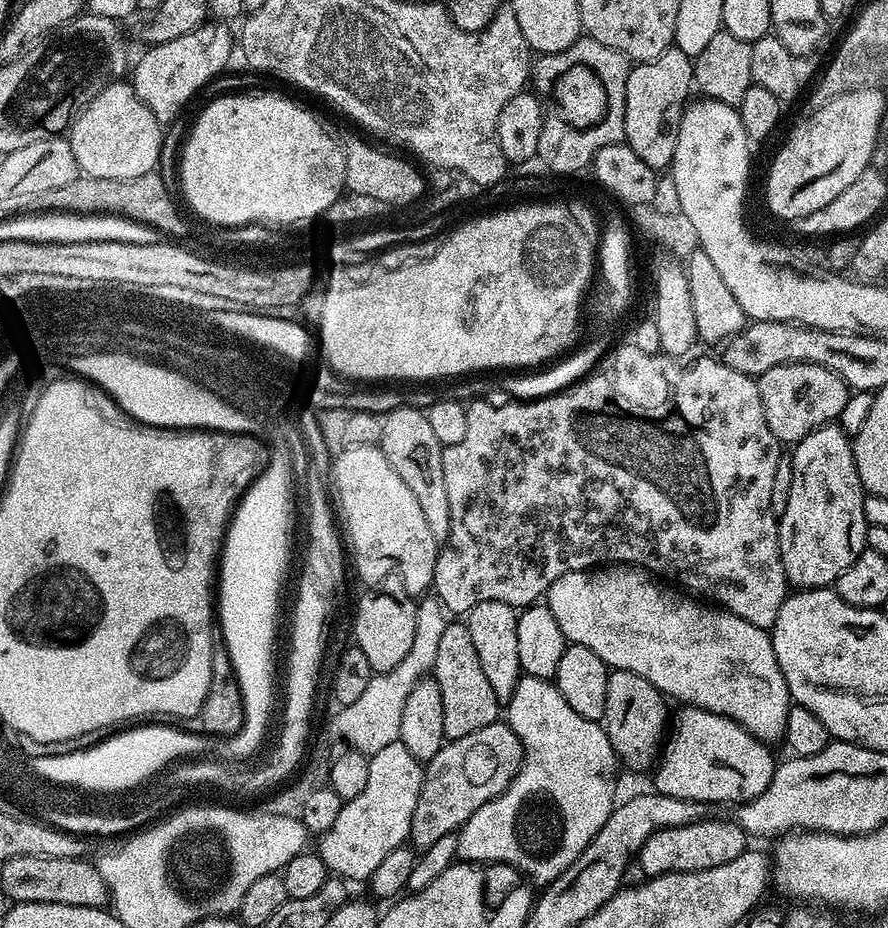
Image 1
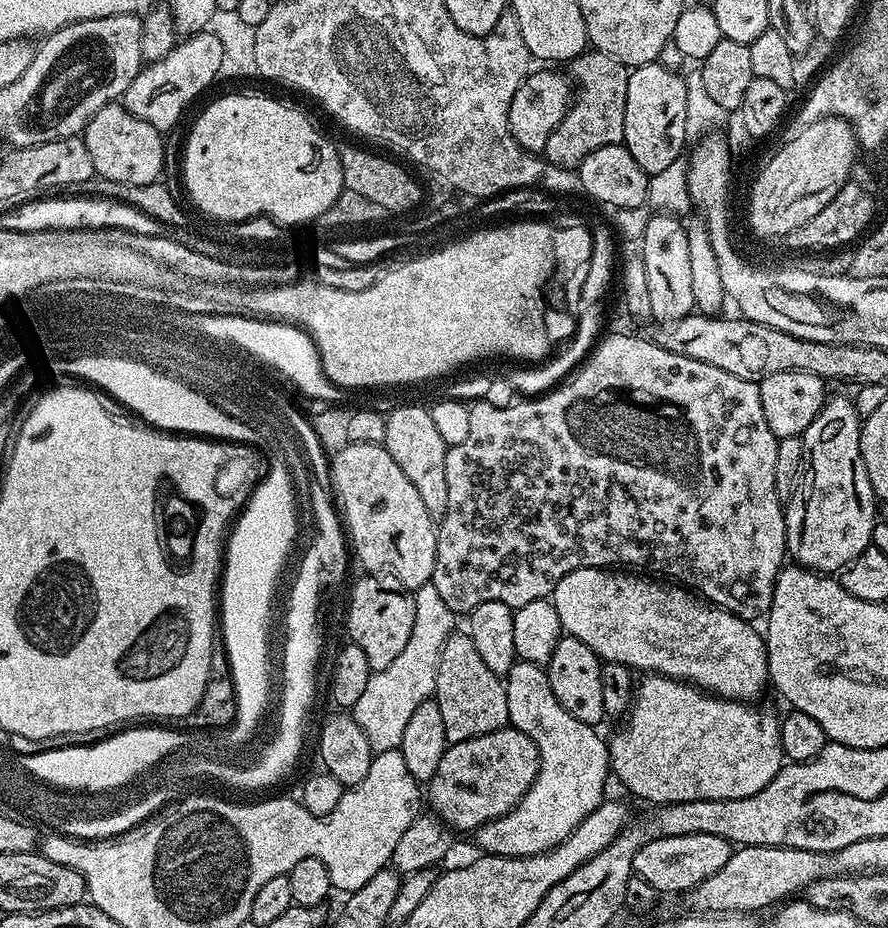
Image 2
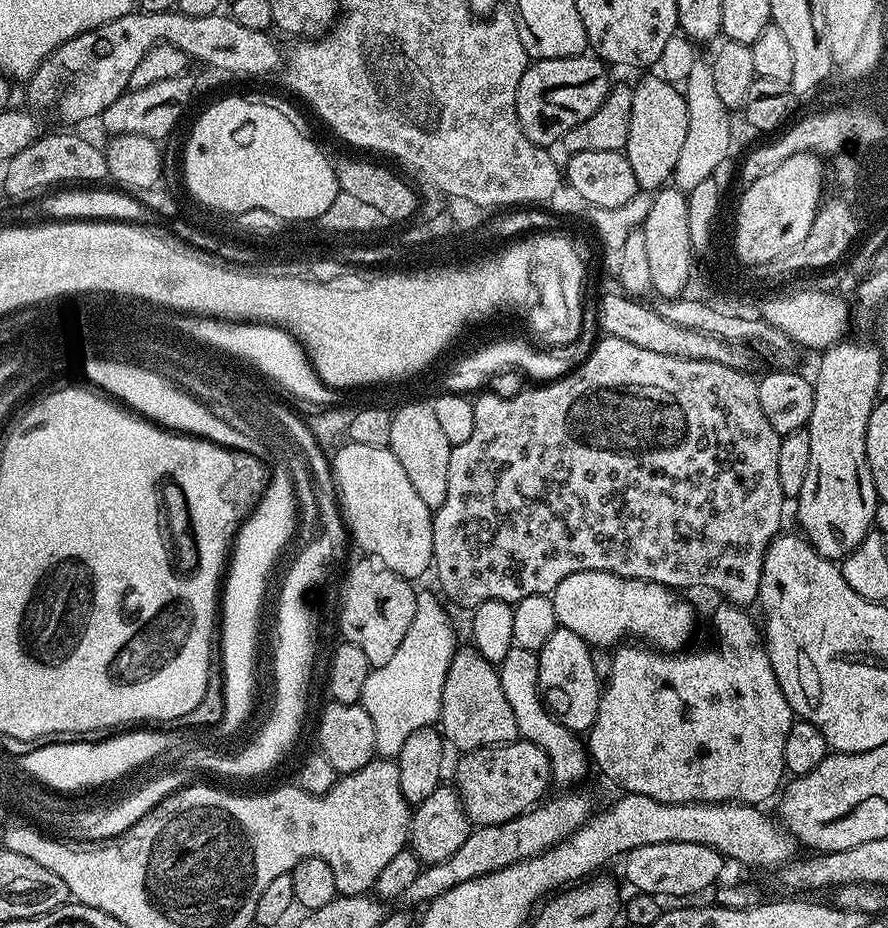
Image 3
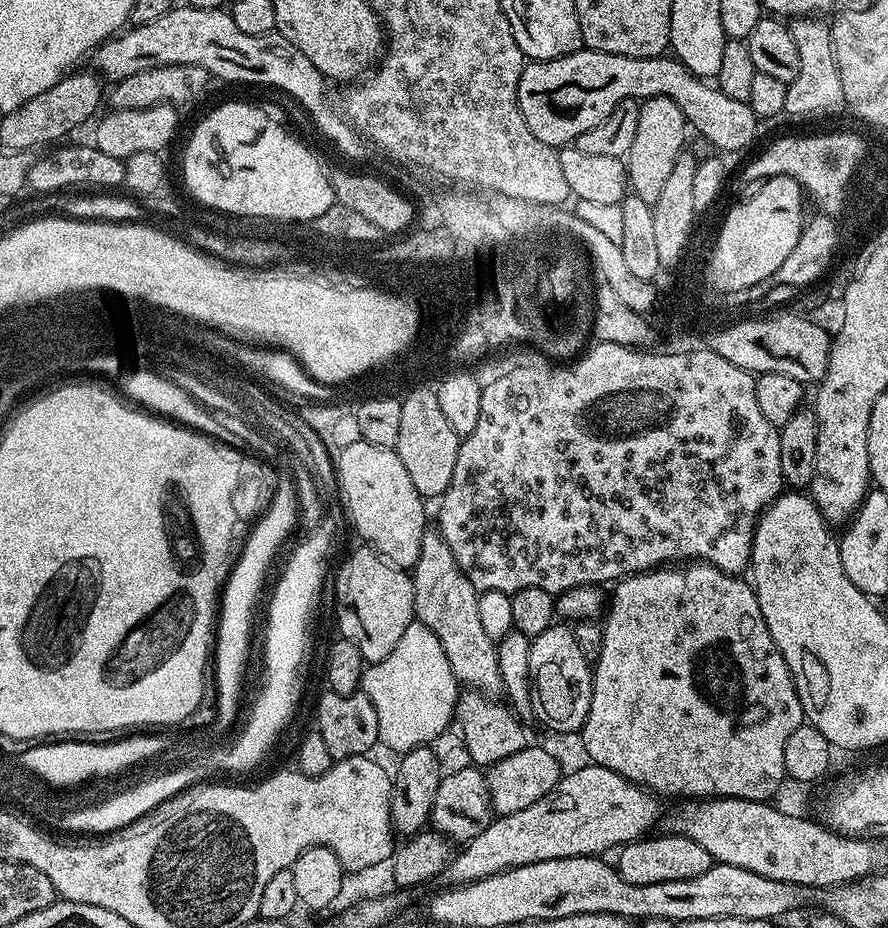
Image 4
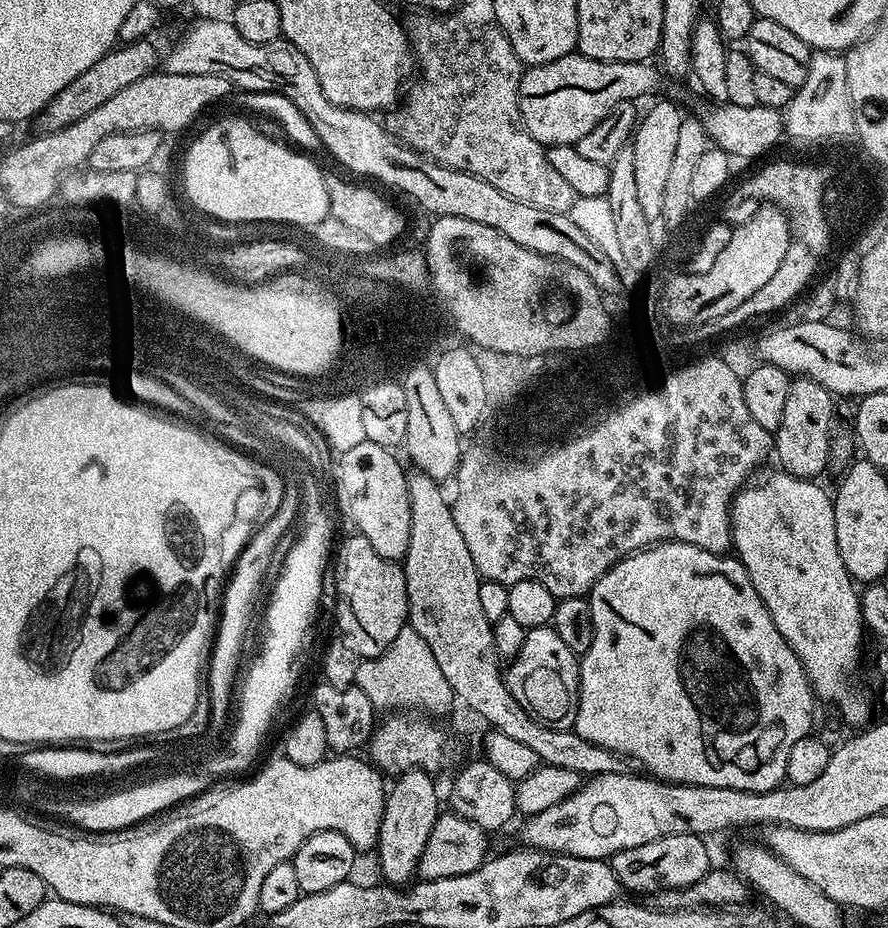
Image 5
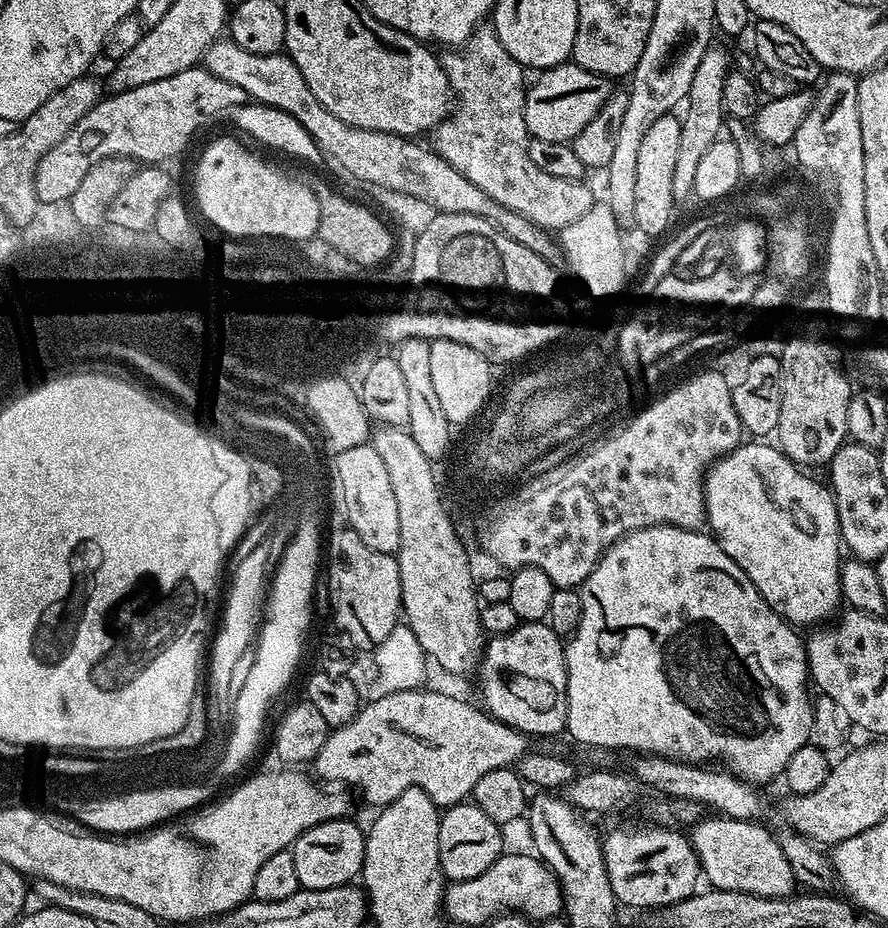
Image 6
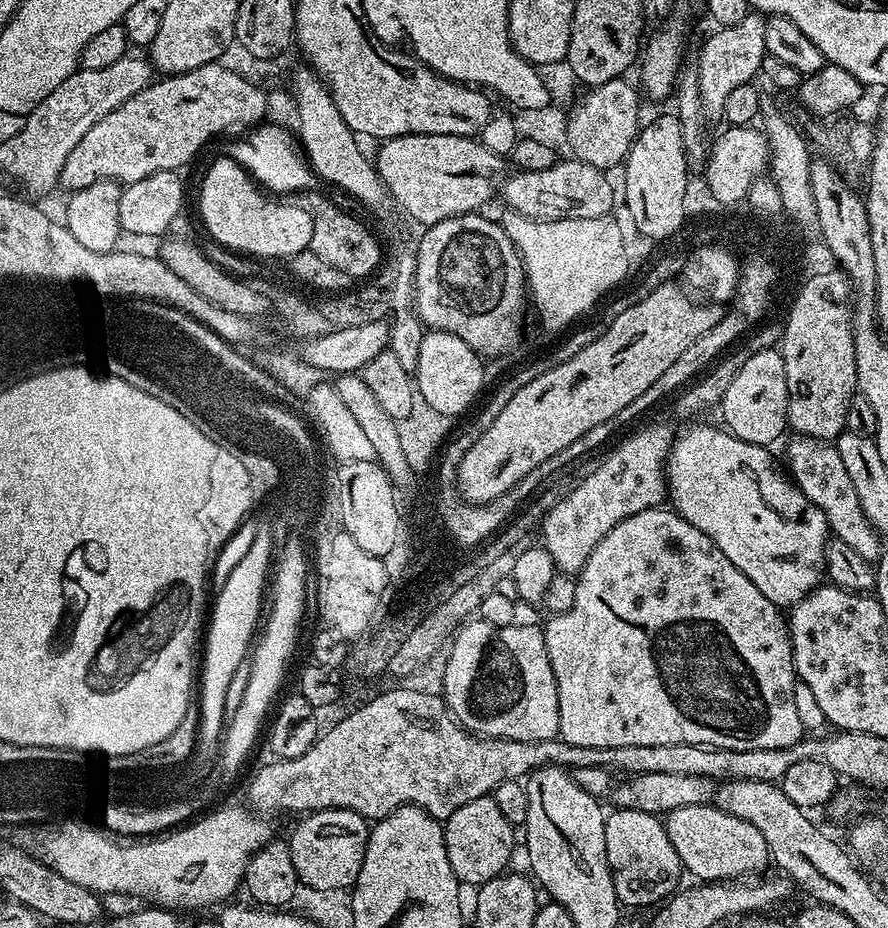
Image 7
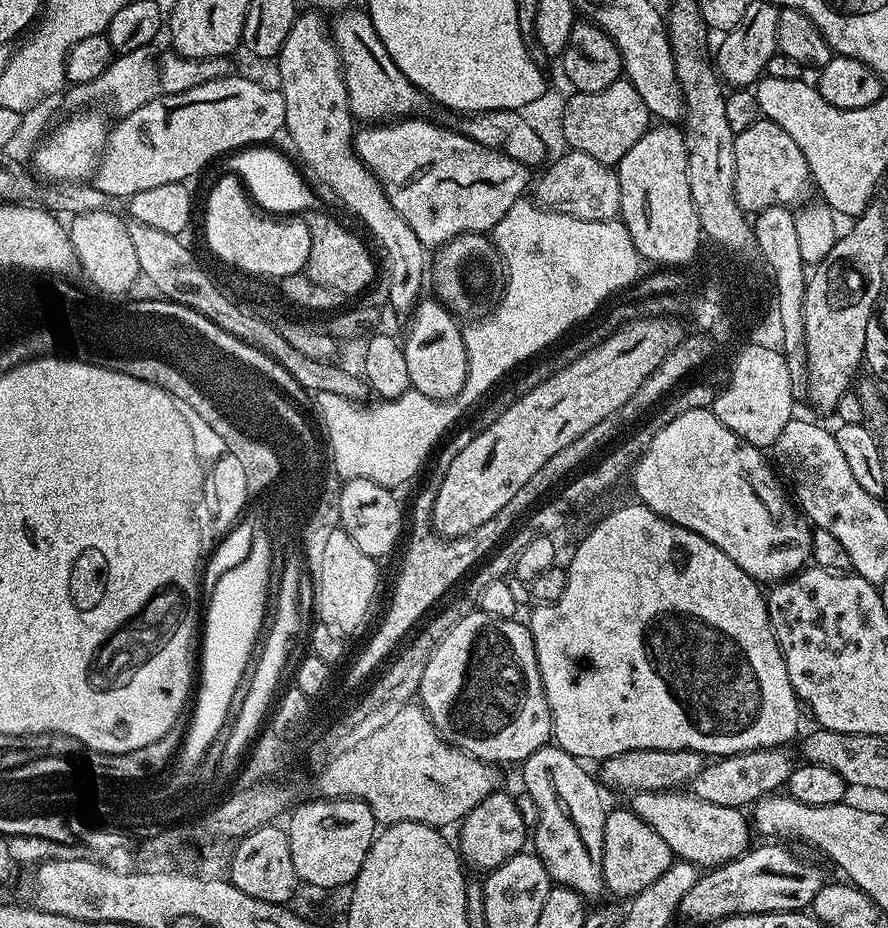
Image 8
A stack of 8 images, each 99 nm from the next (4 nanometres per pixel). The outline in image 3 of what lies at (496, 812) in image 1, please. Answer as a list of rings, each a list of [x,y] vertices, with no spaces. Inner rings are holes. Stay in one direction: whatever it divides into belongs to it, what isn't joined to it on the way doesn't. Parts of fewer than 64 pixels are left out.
[[[515,646],[502,658],[498,666],[502,691],[506,693],[506,702],[510,702],[510,710],[514,710],[514,722],[518,722],[520,736],[525,740],[539,744],[548,755],[552,767],[553,781],[560,786],[576,786],[590,769],[590,757],[582,743],[581,737],[566,726],[562,726],[544,706],[540,699],[536,675],[538,674],[537,653]]]

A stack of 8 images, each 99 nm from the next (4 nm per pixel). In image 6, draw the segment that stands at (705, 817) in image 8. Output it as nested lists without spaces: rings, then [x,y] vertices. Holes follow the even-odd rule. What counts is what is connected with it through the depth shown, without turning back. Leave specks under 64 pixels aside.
[[[702,818],[690,829],[692,849],[700,860],[700,871],[705,881],[709,880],[713,889],[721,892],[741,892],[755,896],[790,896],[797,891],[798,885],[794,870],[790,870],[790,862],[786,862],[786,854],[782,854],[782,846],[775,835],[771,836],[760,822],[750,820],[730,820],[727,818]]]

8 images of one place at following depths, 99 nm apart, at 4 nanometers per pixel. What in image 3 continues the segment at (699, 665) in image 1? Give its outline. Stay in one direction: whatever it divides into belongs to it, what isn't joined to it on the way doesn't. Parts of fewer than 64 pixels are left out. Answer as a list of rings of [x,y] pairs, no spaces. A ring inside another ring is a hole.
[[[586,570],[578,574],[570,574],[558,582],[558,586],[550,594],[554,614],[559,627],[566,630],[574,630],[578,638],[585,640],[589,646],[602,649],[611,649],[619,645],[623,636],[637,636],[637,641],[651,646],[657,650],[663,650],[669,654],[679,653],[689,647],[688,639],[696,628],[696,612],[688,600],[683,600],[681,593],[675,588],[667,588],[665,584],[639,580],[638,578],[626,579],[618,574],[599,572],[598,570]]]

